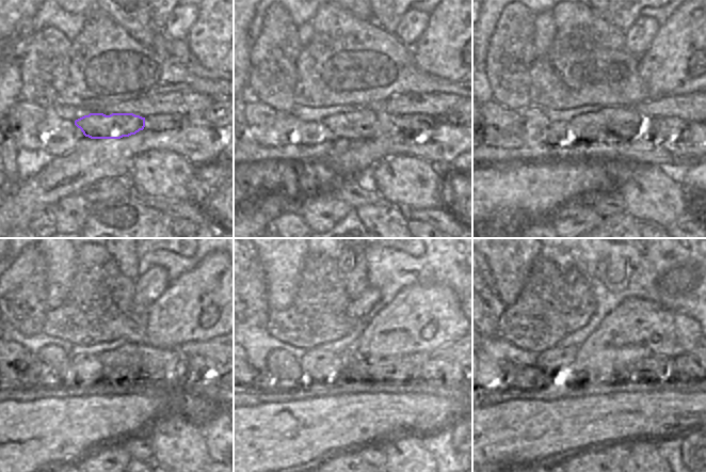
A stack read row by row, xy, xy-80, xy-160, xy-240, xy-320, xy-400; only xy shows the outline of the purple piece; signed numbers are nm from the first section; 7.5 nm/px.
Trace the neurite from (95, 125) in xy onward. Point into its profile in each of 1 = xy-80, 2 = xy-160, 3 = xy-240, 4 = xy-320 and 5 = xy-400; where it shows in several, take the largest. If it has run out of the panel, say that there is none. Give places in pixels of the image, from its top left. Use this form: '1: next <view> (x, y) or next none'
1: next xy-80 (360, 125)
2: next xy-160 (603, 131)
3: next xy-240 (134, 362)
4: next xy-320 (354, 366)
5: next xy-400 (654, 367)

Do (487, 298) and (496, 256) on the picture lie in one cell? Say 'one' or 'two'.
two

